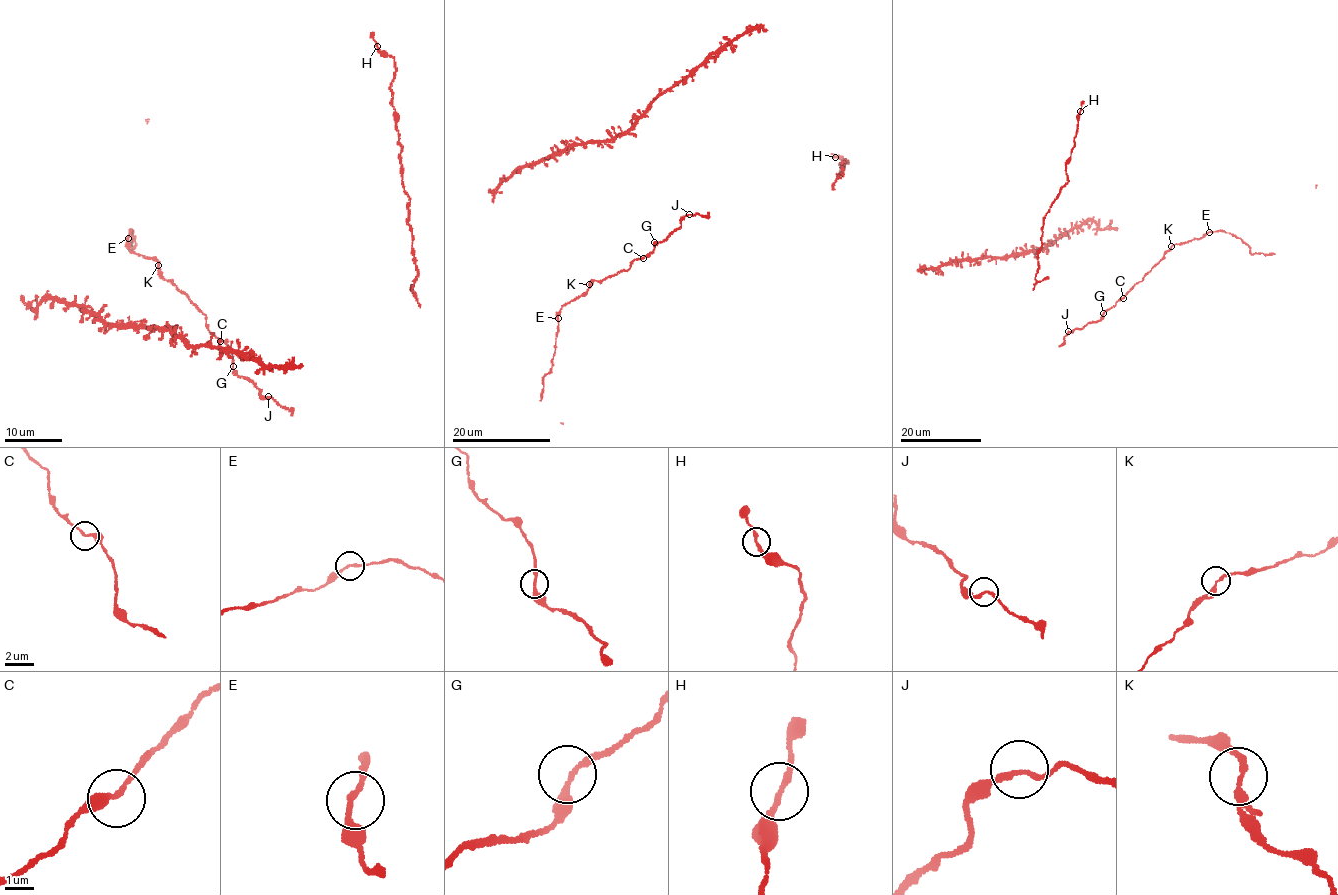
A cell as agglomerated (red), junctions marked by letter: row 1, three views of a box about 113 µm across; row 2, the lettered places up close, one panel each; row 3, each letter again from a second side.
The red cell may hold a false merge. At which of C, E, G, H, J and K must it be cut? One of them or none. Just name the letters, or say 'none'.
none

